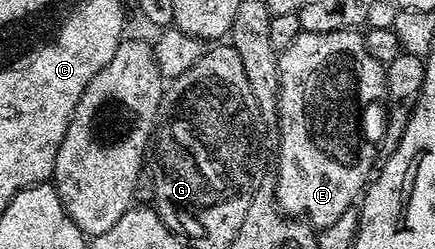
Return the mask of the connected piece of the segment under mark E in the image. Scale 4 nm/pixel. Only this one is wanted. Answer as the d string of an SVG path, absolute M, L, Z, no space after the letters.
M358 28L328 33L304 33L279 54L279 162L275 165L275 199L288 217L302 219L316 230L329 227L362 198L377 165L377 149L363 138L359 116L370 101L384 96L387 74L384 65L365 47Z

